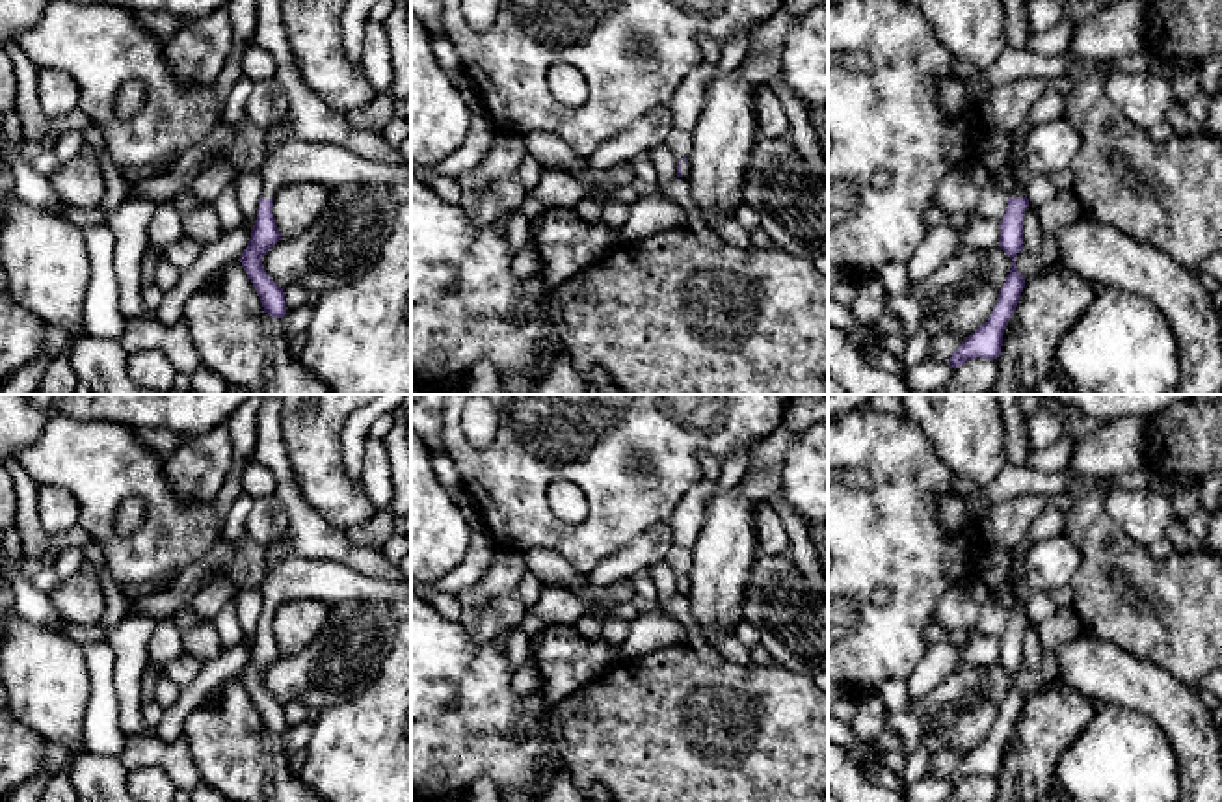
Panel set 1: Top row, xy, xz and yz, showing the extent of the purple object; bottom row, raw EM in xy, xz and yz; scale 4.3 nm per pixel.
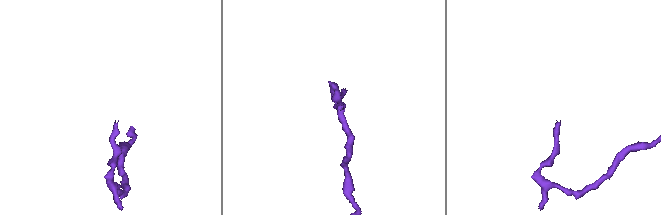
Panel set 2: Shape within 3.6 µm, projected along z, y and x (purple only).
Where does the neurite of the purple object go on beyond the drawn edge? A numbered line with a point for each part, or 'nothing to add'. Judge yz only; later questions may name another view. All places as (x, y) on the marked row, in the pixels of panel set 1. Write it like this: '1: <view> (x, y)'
1: yz (1053, 146)

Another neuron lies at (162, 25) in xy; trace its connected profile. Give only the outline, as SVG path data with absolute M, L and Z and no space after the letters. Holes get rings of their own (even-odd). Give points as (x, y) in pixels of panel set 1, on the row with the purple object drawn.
M141 11L136 13L136 19L139 26L151 32L164 47L182 26L182 20L169 11Z

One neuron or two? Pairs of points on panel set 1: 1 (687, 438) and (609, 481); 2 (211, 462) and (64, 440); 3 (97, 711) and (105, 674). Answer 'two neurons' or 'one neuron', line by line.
1: one neuron
2: two neurons
3: one neuron

